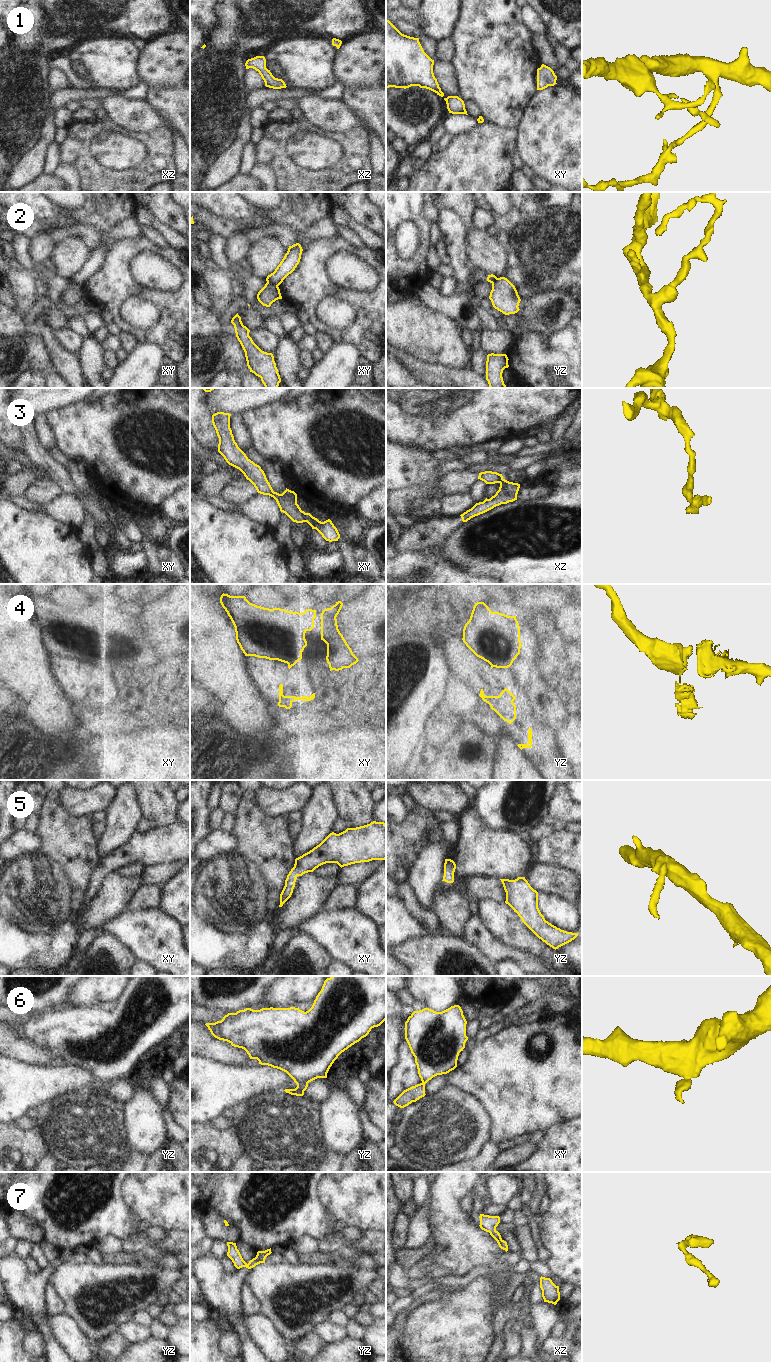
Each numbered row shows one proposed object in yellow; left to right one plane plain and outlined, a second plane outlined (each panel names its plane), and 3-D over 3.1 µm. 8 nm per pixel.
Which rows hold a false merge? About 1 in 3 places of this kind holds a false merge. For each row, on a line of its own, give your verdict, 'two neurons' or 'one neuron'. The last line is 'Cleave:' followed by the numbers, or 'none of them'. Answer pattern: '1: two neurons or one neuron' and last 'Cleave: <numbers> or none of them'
1: one neuron
2: two neurons
3: two neurons
4: two neurons
5: one neuron
6: two neurons
7: one neuron
Cleave: 2, 3, 4, 6

